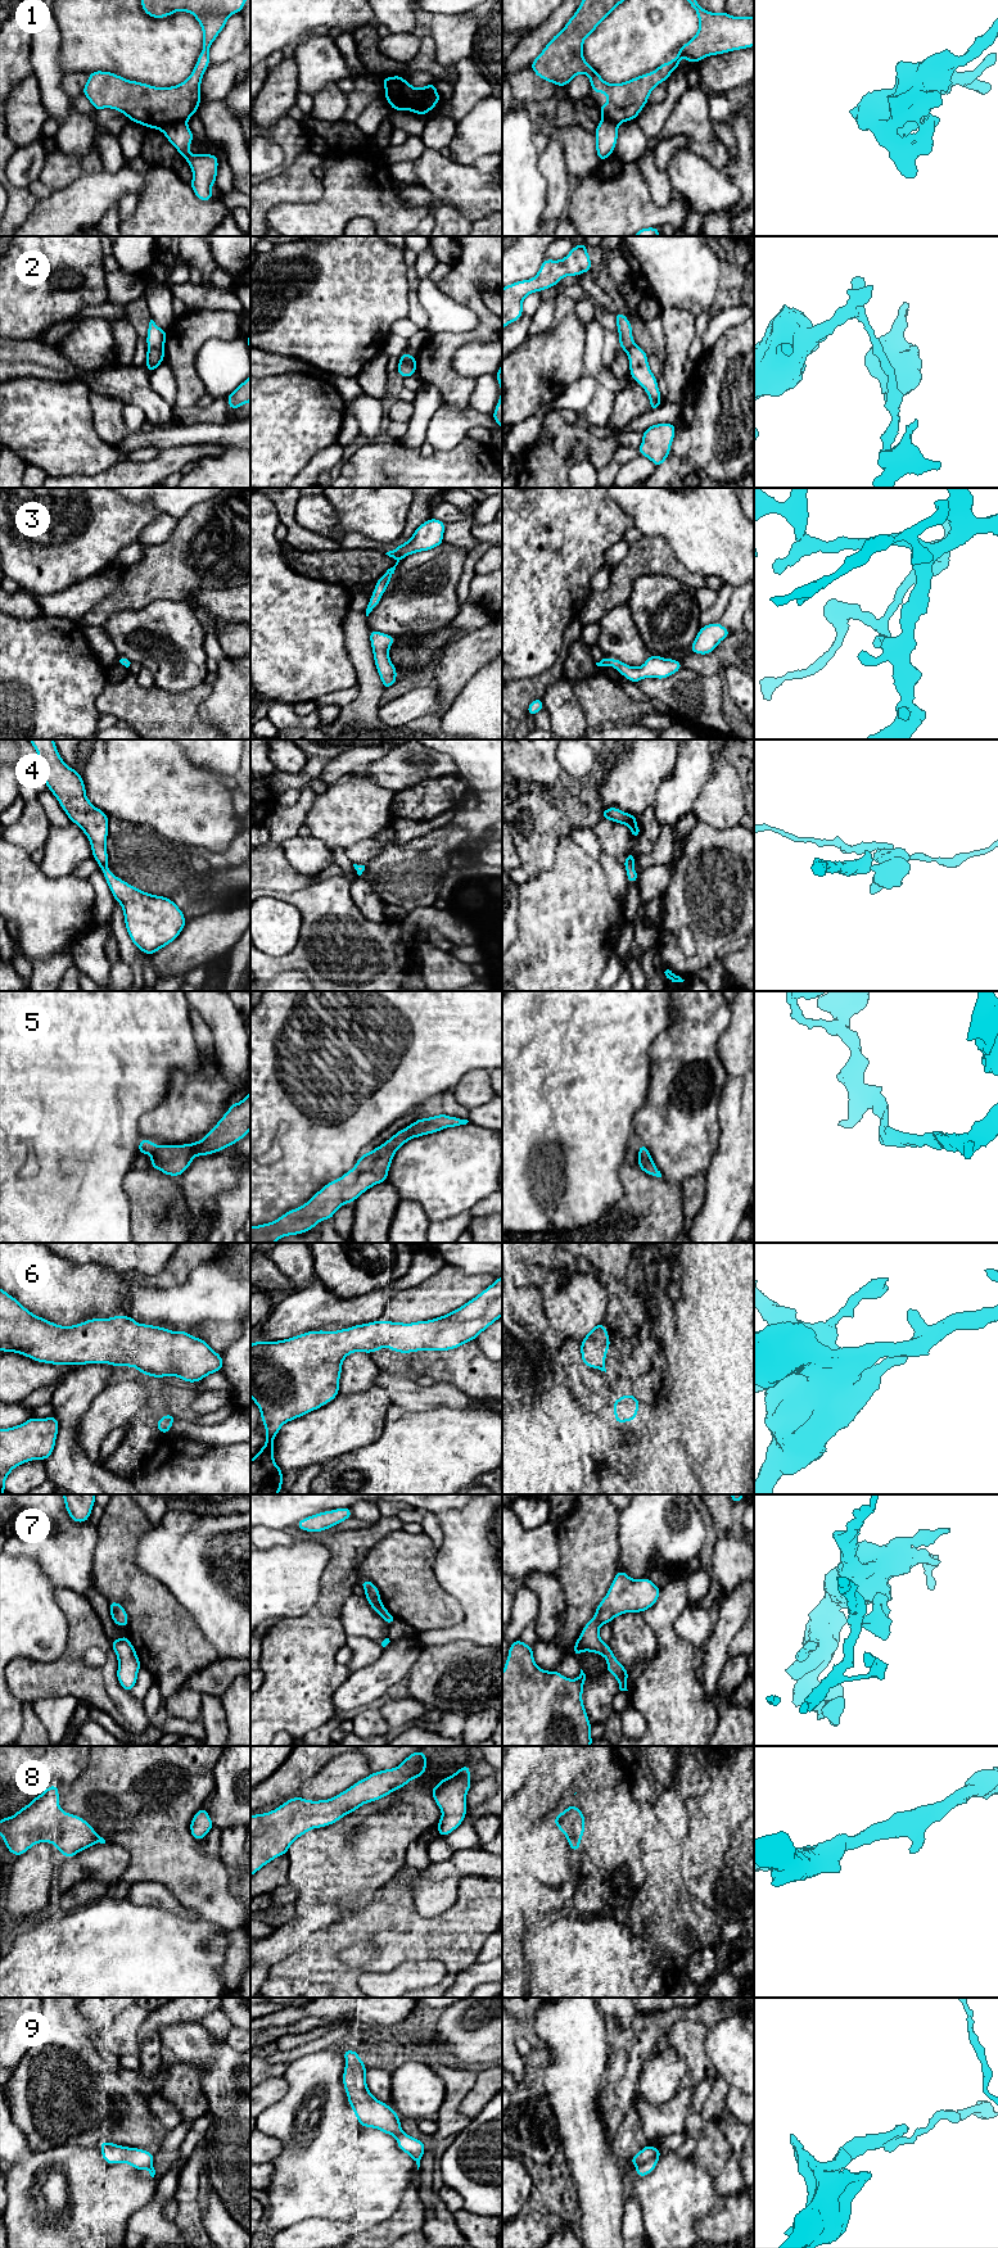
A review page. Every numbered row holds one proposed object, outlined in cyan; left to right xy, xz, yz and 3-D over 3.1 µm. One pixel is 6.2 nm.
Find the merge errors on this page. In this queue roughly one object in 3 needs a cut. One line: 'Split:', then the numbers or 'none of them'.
Split: 1, 2, 9

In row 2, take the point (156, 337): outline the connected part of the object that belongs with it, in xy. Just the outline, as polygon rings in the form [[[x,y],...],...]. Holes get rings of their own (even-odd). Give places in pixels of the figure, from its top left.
[[[150,320],[148,326],[146,344],[148,348],[164,348],[167,338],[167,331],[162,330],[155,325],[153,320]]]

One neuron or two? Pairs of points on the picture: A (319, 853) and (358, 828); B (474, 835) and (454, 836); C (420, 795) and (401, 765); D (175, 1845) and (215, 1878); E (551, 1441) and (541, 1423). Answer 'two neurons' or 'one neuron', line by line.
A: two neurons
B: two neurons
C: two neurons
D: one neuron
E: two neurons

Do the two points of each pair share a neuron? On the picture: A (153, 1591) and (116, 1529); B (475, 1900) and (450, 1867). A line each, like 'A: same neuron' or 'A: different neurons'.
A: same neuron
B: different neurons

